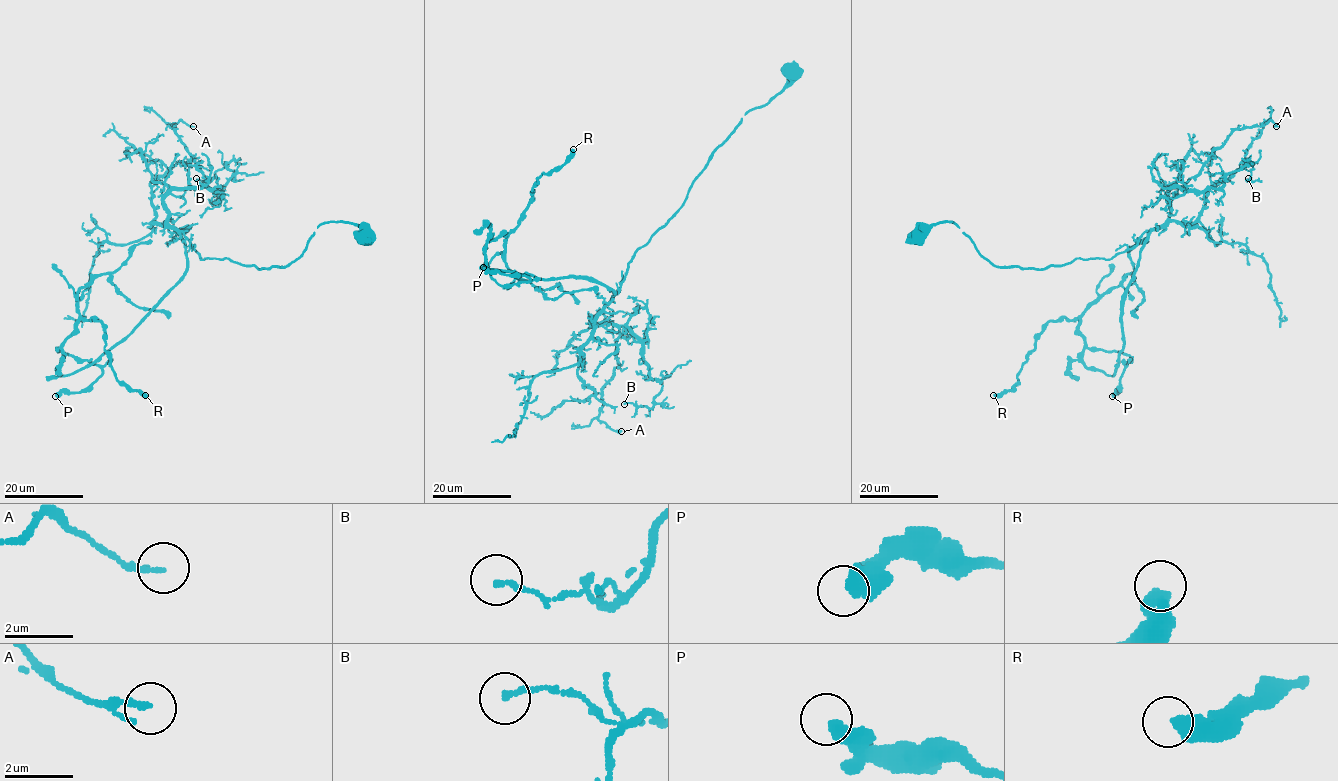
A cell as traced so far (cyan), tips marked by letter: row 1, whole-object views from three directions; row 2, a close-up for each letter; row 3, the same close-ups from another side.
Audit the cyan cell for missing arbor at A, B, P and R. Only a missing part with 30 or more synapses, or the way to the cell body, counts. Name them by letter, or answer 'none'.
none

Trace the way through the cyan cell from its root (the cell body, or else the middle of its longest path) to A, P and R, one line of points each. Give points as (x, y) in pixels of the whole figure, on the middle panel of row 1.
A: (793, 71), (713, 153), (591, 323), (619, 330), (598, 419), (621, 431)
P: (793, 71), (608, 303), (588, 279), (491, 269), (490, 238), (490, 275), (529, 279), (483, 267)
R: (793, 71), (608, 303), (588, 279), (487, 265), (487, 241), (517, 226), (573, 149)

